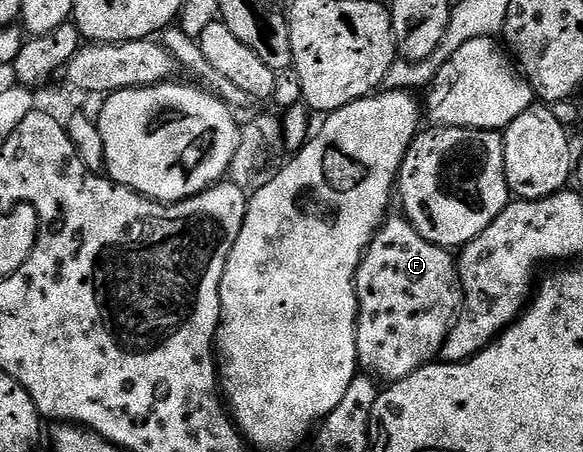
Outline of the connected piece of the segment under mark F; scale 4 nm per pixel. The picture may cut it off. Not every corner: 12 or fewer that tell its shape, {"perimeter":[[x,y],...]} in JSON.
{"perimeter":[[403,215],[356,272],[356,360],[384,383],[443,354],[456,262]]}

